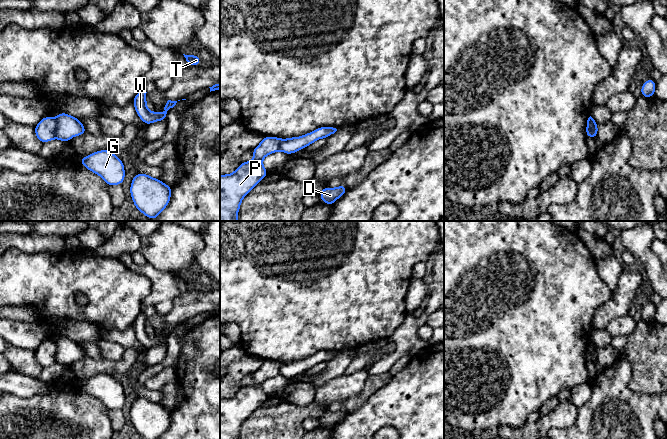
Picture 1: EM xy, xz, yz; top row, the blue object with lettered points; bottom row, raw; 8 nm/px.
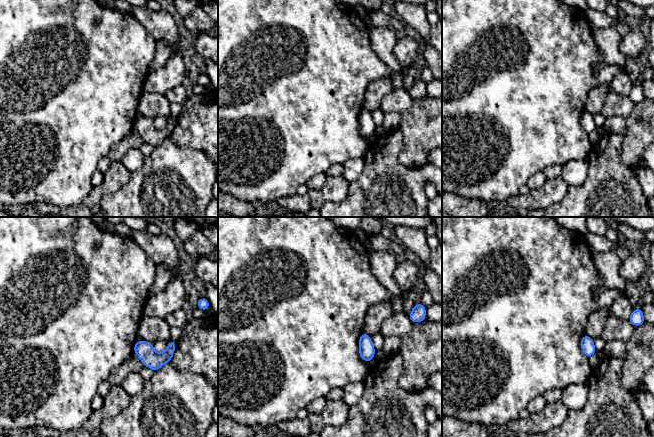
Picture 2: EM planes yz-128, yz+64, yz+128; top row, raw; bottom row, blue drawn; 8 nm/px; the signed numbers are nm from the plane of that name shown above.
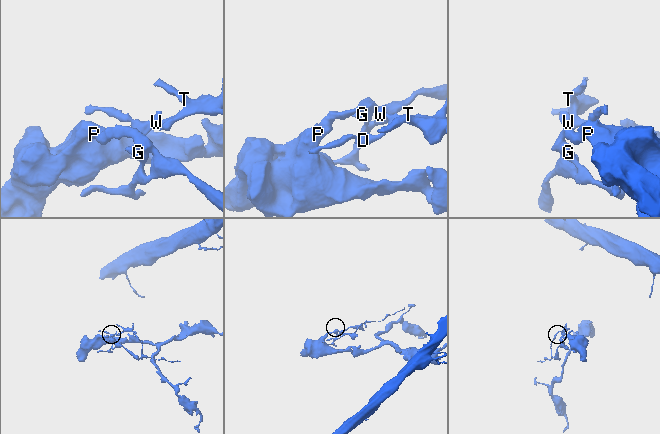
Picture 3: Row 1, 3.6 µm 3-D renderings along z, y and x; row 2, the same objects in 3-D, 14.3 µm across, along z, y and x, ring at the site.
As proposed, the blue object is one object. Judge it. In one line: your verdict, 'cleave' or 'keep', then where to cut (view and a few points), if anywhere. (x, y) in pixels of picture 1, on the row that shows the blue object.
cleave | xy (54, 118), (56, 122), (55, 137)

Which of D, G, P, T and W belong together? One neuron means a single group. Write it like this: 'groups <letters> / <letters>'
groups D G T W / P

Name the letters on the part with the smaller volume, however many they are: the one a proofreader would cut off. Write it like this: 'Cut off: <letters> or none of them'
Cut off: D, G, T, W

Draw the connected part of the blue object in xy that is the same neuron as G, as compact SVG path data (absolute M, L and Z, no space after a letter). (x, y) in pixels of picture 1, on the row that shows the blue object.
M99 150L80 158L81 164L99 175L107 186L121 185L125 179L124 164L113 152Z

